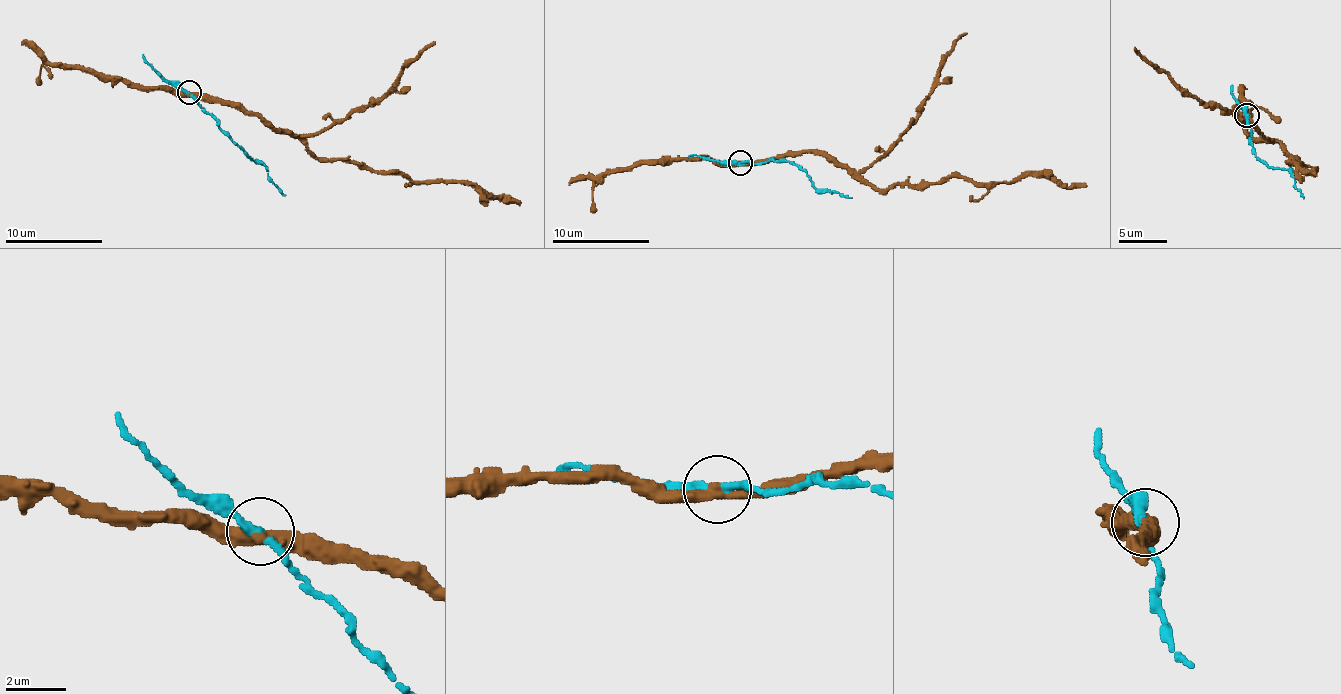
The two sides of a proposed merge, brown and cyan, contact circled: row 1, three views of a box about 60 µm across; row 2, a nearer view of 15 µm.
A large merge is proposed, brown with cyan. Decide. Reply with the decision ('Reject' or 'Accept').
Reject

